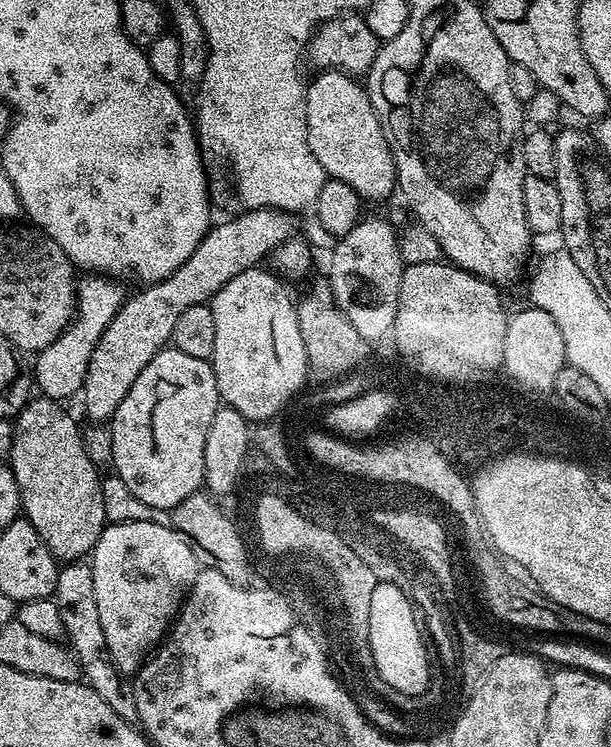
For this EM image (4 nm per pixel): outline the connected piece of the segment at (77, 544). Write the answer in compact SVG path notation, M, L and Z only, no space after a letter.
M33 398L28 401L20 415L15 417L10 467L20 491L20 507L23 515L32 523L34 530L46 542L53 556L60 562L80 562L91 553L106 527L103 512L102 476L96 472L98 465L87 454L82 428L67 412L63 403L47 398Z

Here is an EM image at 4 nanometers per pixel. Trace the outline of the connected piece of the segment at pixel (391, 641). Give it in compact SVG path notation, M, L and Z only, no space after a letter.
M379 582L374 586L374 595L370 598L370 650L373 652L377 674L390 688L407 696L416 697L427 690L429 646L426 643L425 633L418 623L416 608L398 586Z

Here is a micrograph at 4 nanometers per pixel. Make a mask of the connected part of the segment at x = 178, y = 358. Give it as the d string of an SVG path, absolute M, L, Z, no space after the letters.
M175 346L163 348L159 354L134 378L130 394L122 398L122 406L112 415L110 431L113 438L113 452L110 461L115 475L120 476L127 489L148 506L174 509L178 502L186 502L190 494L201 491L204 482L204 451L206 430L214 422L216 409L221 407L220 391L209 361L190 358Z

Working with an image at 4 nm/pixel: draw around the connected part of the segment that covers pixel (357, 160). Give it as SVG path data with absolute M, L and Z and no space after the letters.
M324 70L310 80L304 97L306 98L306 130L310 150L314 150L314 158L322 162L325 173L331 179L346 182L346 186L354 186L354 190L365 201L384 200L391 192L395 193L398 188L396 163L380 120L376 117L376 111L368 97L367 87L359 79L349 76L347 72Z

